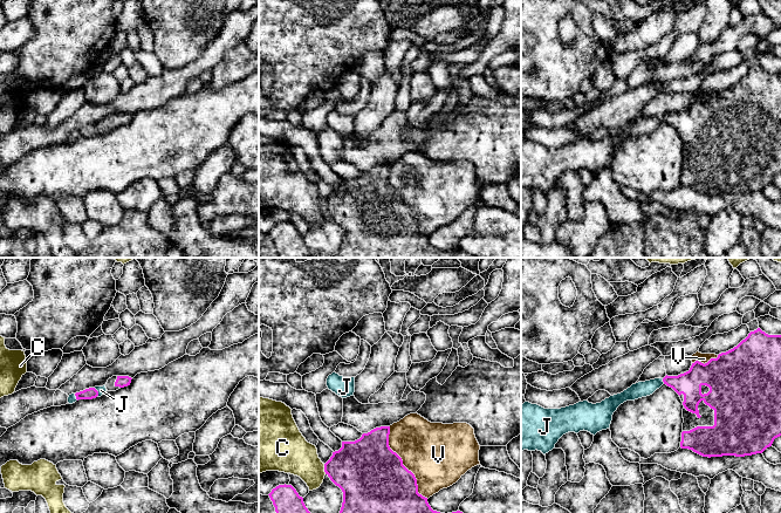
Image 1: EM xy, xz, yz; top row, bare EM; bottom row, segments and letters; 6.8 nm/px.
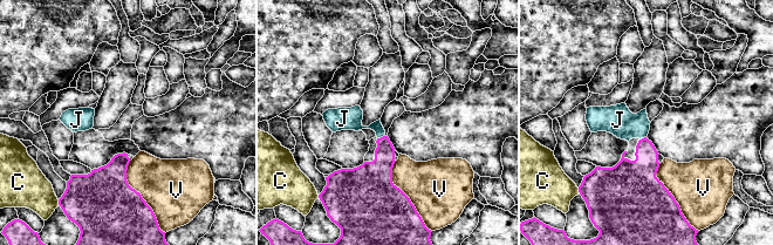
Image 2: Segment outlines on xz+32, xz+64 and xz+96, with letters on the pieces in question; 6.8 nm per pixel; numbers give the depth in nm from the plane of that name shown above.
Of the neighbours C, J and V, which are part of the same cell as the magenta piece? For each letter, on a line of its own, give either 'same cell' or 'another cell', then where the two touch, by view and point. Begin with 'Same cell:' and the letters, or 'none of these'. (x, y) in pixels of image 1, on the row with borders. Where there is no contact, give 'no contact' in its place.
Same cell: J
C: another cell; contact xz (324, 469)
J: same cell; contact yz (663, 381)
V: another cell; contact xz (402, 464)

